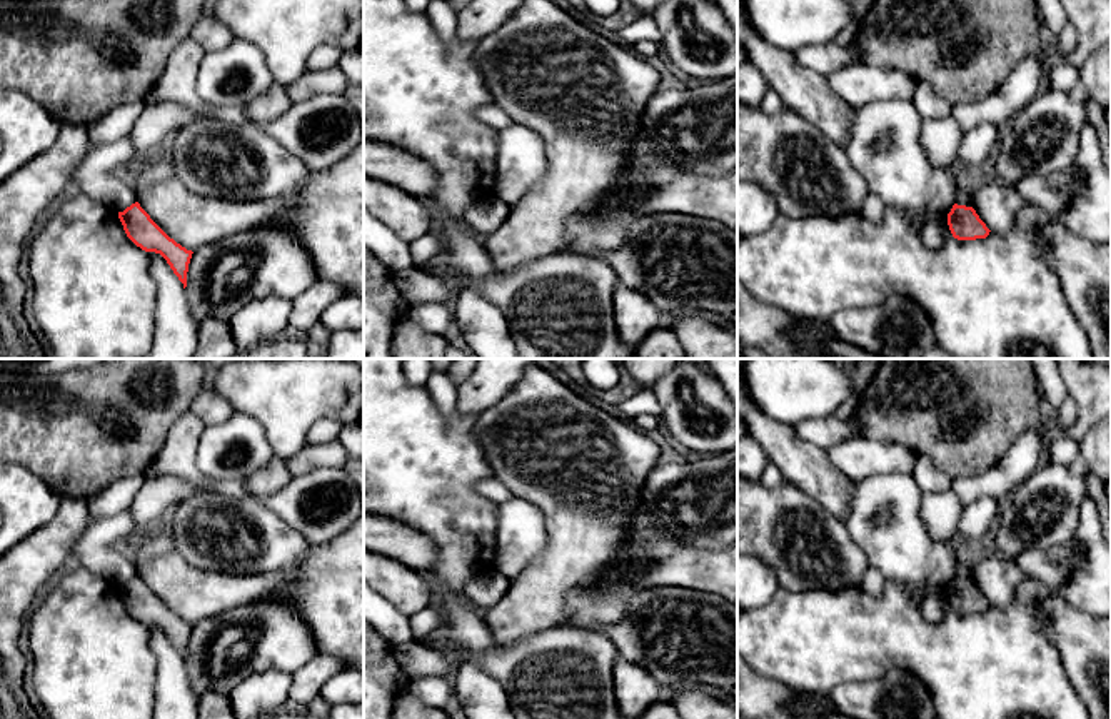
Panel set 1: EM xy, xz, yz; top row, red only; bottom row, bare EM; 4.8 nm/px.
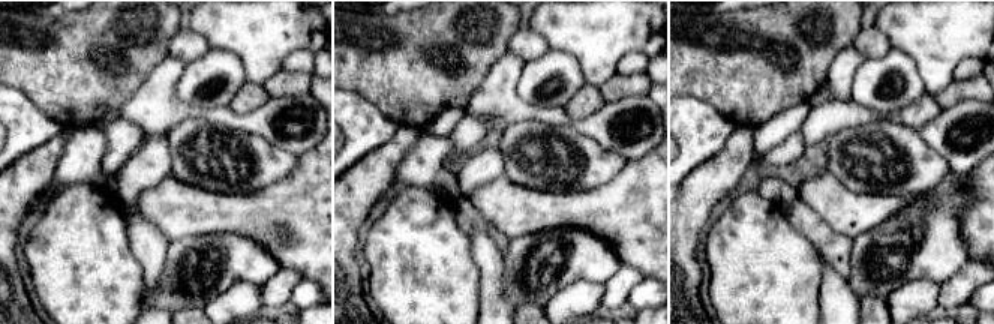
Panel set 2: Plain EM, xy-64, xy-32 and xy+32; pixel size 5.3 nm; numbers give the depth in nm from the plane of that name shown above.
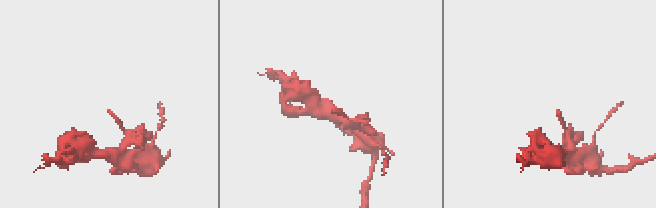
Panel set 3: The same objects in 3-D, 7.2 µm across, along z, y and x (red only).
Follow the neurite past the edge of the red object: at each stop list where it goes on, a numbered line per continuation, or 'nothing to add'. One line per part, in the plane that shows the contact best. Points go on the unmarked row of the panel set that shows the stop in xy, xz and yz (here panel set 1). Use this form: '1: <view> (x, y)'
nothing to add

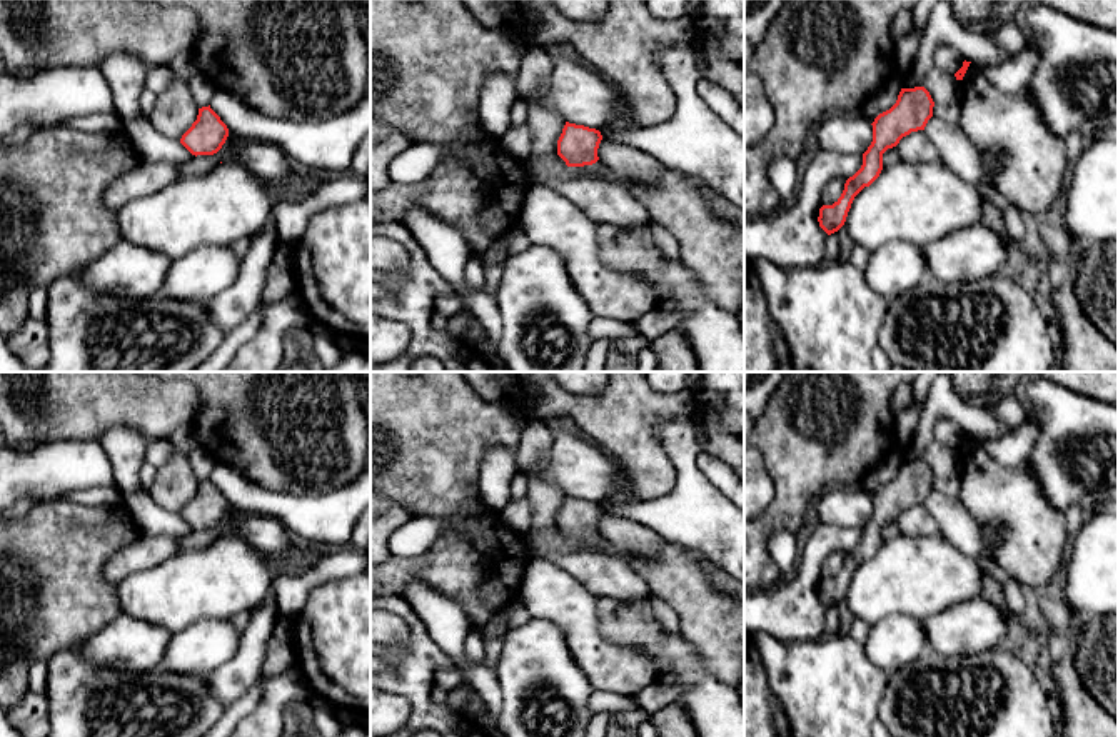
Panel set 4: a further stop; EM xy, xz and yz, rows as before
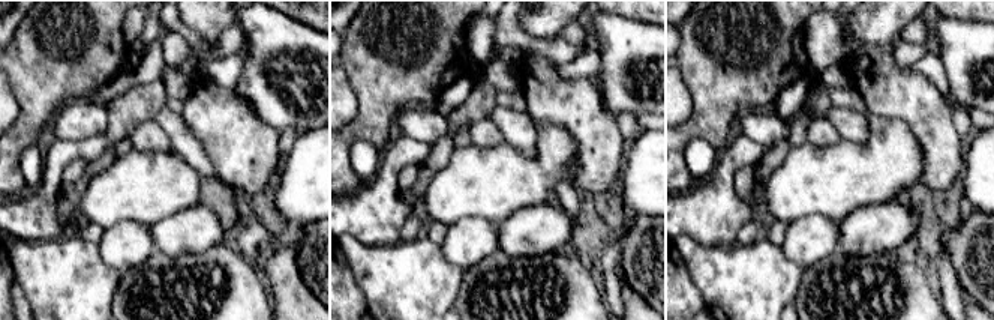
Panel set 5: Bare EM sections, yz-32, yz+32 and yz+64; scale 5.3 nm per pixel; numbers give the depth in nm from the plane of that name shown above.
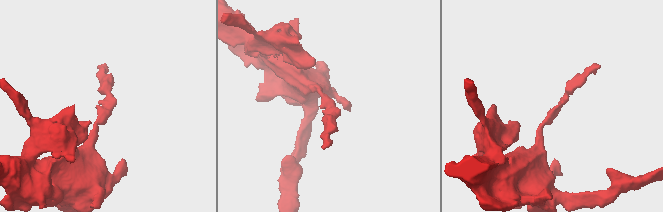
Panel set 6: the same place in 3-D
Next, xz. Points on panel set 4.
nothing to add

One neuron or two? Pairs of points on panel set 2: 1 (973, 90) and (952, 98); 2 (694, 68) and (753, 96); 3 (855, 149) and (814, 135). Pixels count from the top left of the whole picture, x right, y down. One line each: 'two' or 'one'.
1: one
2: one
3: two

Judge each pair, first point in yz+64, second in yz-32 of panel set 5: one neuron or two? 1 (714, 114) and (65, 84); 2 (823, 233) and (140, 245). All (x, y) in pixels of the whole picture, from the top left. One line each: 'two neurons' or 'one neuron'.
1: one neuron
2: one neuron

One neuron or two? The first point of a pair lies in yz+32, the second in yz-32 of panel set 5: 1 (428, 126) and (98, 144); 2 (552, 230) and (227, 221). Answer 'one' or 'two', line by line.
1: two
2: two

